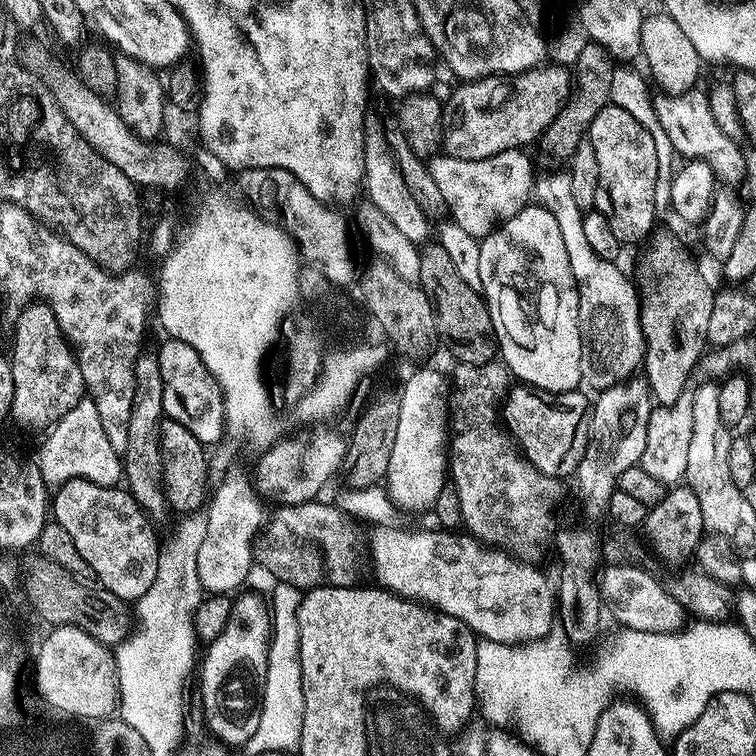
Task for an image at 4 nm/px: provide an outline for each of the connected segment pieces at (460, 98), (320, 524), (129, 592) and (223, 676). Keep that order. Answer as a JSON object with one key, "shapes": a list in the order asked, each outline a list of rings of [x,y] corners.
{"shapes":[[[[548,67],[461,83],[452,96],[443,151],[463,160],[481,160],[506,150],[527,149],[527,144],[535,145],[562,110],[569,93],[569,69]]],[[[319,499],[311,500],[305,504],[285,504],[277,507],[276,514],[271,515],[270,521],[264,526],[262,533],[257,539],[254,545],[254,560],[257,565],[260,564],[273,576],[272,580],[276,582],[289,583],[290,586],[294,586],[301,590],[307,590],[310,588],[355,588],[361,583],[360,575],[364,572],[364,556],[366,560],[366,548],[364,552],[364,536],[360,533],[361,525],[357,523],[353,517],[349,516],[347,512],[336,508],[332,504],[320,504]]],[[[66,480],[63,484],[55,489],[54,495],[50,500],[50,512],[54,517],[55,523],[62,526],[62,530],[66,530],[66,534],[70,534],[70,542],[74,542],[74,550],[78,550],[78,554],[82,554],[82,558],[90,566],[95,583],[100,583],[99,587],[105,592],[114,594],[119,600],[125,602],[135,602],[142,598],[142,594],[146,594],[146,590],[150,590],[150,582],[154,582],[154,578],[158,574],[158,558],[162,549],[161,543],[156,542],[156,534],[152,530],[153,523],[144,515],[140,504],[132,497],[132,493],[123,487],[107,488],[106,486],[98,486],[89,480]]],[[[248,592],[245,596],[237,595],[232,600],[232,613],[218,638],[214,638],[208,645],[208,653],[203,653],[202,663],[198,668],[198,683],[204,699],[204,722],[209,733],[212,732],[221,745],[231,746],[238,744],[245,746],[258,729],[261,707],[261,693],[267,672],[268,645],[272,638],[272,615],[270,604],[254,593]]]]}

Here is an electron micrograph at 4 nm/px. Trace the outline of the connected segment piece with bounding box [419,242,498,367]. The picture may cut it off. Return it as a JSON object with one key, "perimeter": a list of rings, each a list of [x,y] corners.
{"perimeter":[[[430,242],[420,251],[421,276],[419,285],[430,298],[436,315],[436,335],[448,347],[456,364],[482,366],[493,363],[498,356],[496,331],[490,318],[488,303],[475,287],[468,285],[458,274],[453,260],[446,254],[440,243]]]}

